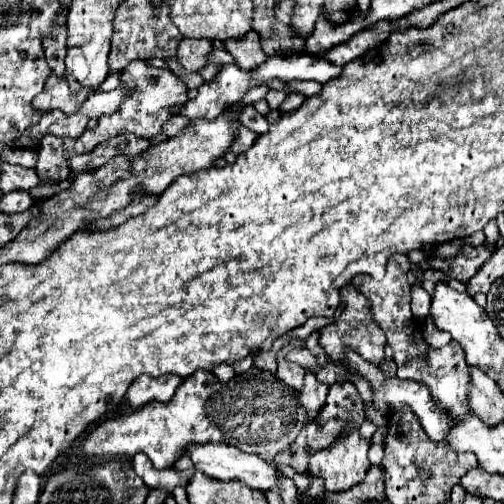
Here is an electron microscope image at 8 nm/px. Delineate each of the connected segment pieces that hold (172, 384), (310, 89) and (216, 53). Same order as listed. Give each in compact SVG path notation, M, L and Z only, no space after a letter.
M142 375L132 383L132 387L128 389L124 399L132 409L144 407L146 403L152 403L152 401L166 403L172 399L172 395L180 383L182 383L182 379L176 375L166 375L162 379L148 379L148 375Z
M298 81L298 83L288 83L286 85L286 93L302 93L306 97L312 97L312 95L318 95L322 89L320 83L314 83L314 81Z
M213 48L210 55L208 55L209 64L225 64L226 61L235 62L230 53L224 48Z

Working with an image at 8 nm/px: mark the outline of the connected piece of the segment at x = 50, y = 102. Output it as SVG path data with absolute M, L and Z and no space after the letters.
M50 75L48 81L46 81L46 85L44 85L44 91L32 99L32 107L36 111L60 109L64 113L74 113L84 103L84 99L88 97L88 93L90 93L88 89L82 89L76 95L72 95L66 77L58 79L56 75Z

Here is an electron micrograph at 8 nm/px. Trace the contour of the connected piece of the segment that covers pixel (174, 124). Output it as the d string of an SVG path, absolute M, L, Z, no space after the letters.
M174 115L170 121L166 121L166 123L164 123L162 135L164 135L166 139L176 137L176 135L180 135L180 133L188 127L188 123L190 123L190 121L188 121L184 115Z

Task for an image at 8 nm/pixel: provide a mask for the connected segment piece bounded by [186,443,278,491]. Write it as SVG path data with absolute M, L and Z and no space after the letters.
M194 443L194 447L190 447L186 455L192 459L198 471L220 481L242 481L244 485L252 489L260 489L260 491L268 491L278 481L274 469L264 459L260 459L258 455L244 453L238 447L230 447L228 443Z

